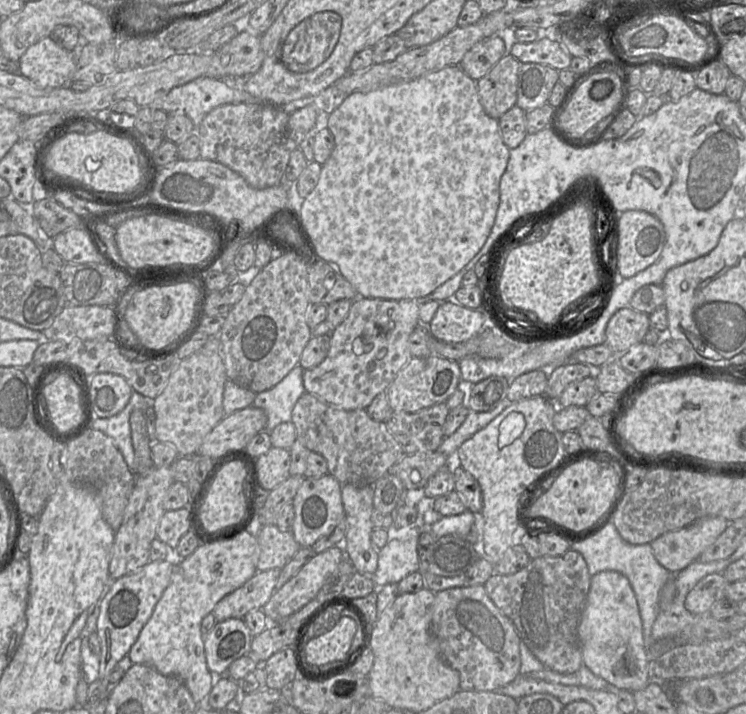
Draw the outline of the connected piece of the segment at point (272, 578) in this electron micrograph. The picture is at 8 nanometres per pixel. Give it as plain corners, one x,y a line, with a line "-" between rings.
281,569
257,571
241,587
224,596
211,612
216,622
230,618
241,618
253,611
261,610
274,593

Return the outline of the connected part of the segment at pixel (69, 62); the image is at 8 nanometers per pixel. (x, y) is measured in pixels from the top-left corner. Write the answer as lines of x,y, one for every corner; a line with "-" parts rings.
50,36
42,38
19,59
20,73
39,87
67,86
72,81
74,70
74,52
58,45

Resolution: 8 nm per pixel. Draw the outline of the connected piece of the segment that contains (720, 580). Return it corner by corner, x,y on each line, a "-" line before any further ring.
722,573
703,577
687,594
685,608
693,615
708,614
713,604
725,597
729,584

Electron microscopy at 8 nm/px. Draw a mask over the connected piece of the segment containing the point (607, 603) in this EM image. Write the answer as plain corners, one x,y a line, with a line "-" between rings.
605,570
590,578
580,609
577,635
582,663
610,685
634,692
644,689
652,681
647,668
648,655
638,603
628,578
622,573

